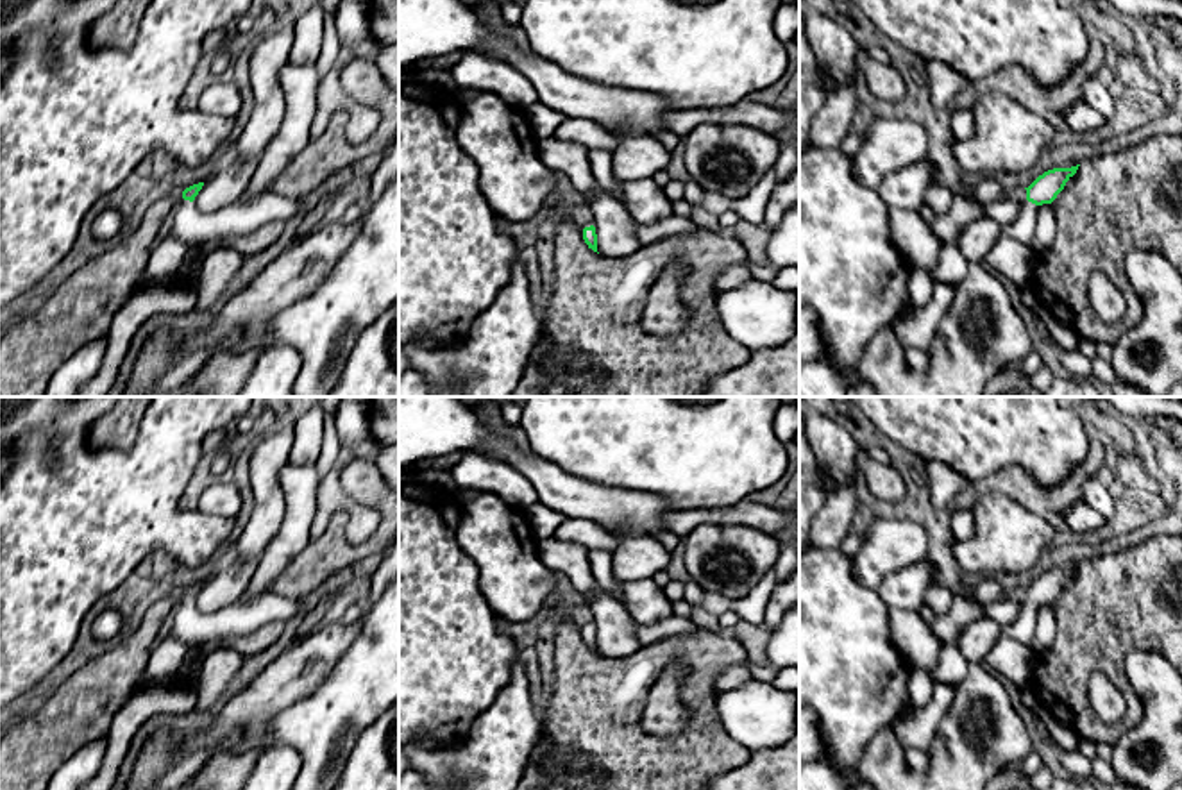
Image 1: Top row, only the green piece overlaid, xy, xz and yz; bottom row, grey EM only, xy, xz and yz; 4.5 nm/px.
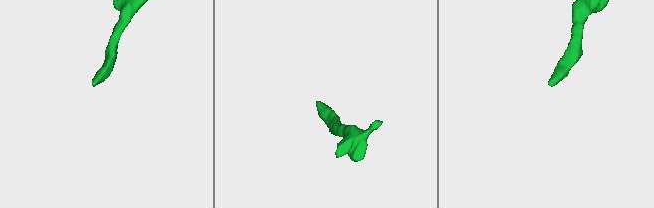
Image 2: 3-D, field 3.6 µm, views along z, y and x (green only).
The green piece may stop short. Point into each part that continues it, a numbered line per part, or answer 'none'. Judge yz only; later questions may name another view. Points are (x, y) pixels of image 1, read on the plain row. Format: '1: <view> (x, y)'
1: yz (1021, 630)

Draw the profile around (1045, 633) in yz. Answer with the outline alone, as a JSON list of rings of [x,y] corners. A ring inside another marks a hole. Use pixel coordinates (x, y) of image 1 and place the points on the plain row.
[[[1043,604],[1035,608],[1037,608],[1037,627],[1034,631],[1034,640],[1030,642],[1028,649],[1032,651],[1034,656],[1039,656],[1053,645],[1057,636],[1057,620],[1051,604]]]

